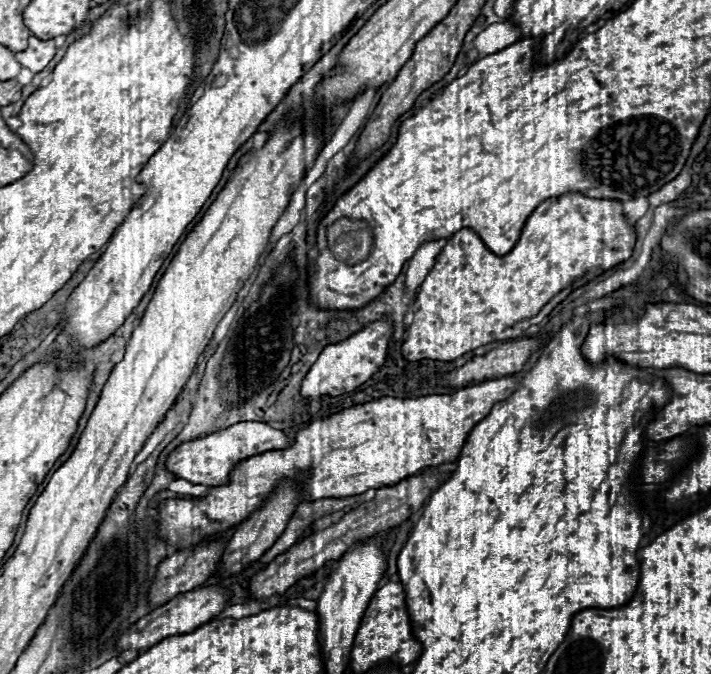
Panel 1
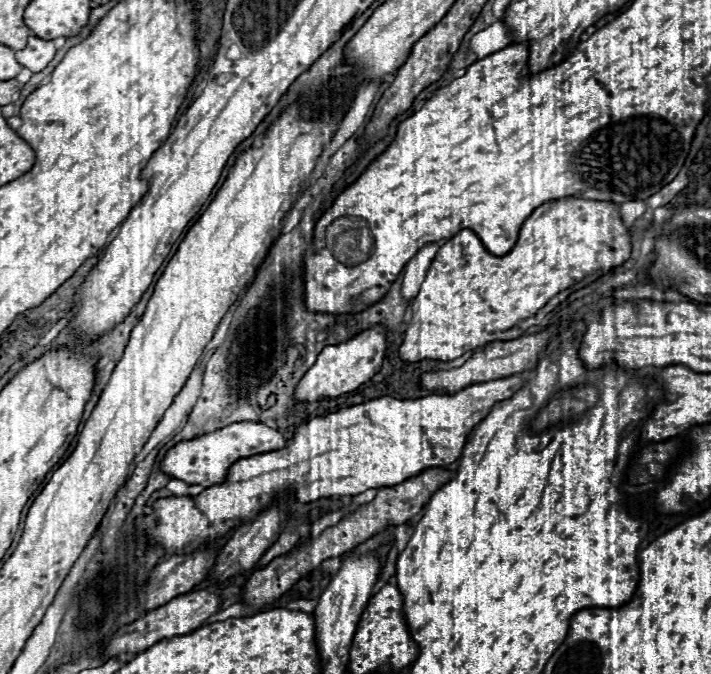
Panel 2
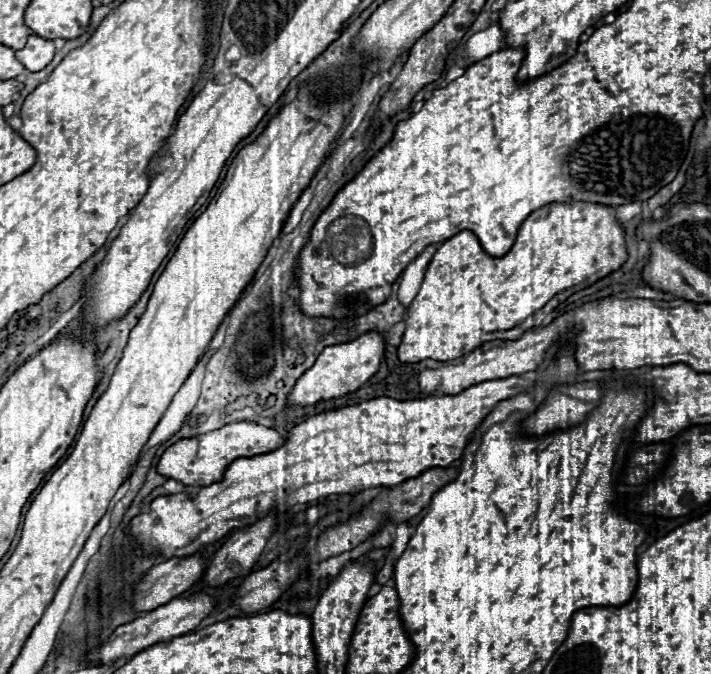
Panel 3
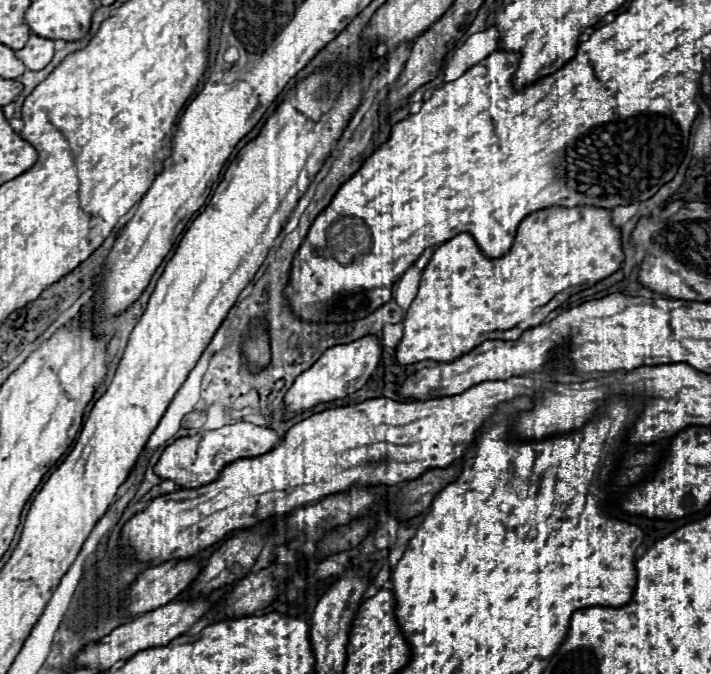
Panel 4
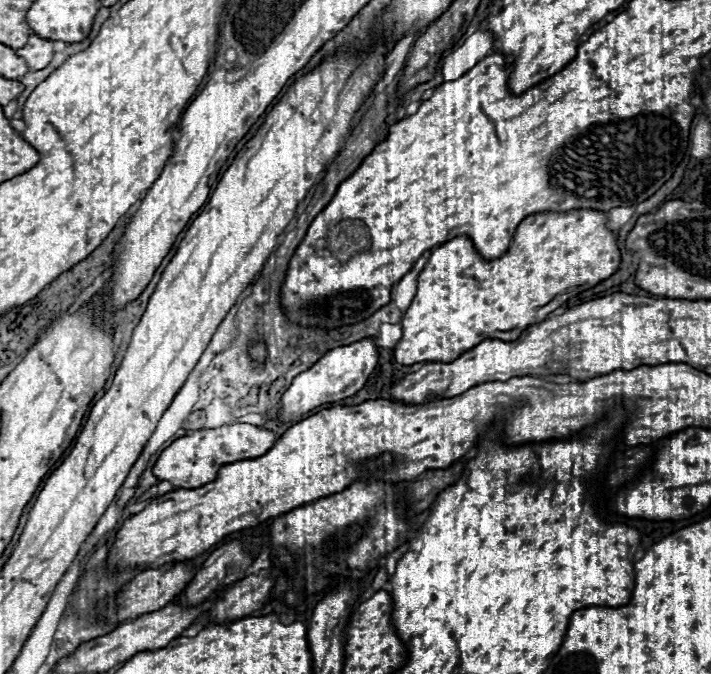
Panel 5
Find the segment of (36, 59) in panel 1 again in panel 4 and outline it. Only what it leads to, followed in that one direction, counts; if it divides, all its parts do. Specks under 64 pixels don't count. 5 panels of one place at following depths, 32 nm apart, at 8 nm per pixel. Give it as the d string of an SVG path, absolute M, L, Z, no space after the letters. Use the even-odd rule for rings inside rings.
M32 34L28 44L22 50L16 50L16 56L26 64L28 70L42 70L46 64L50 64L54 56L54 42Z

